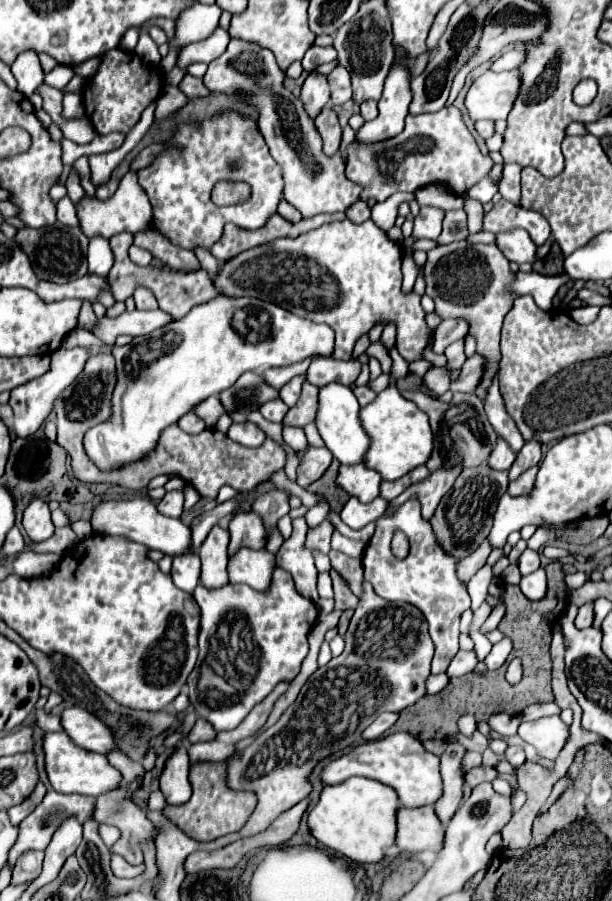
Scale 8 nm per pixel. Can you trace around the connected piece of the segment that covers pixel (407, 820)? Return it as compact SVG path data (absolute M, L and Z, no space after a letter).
M432 806L400 808L396 846L404 852L440 852L444 824L440 824Z

